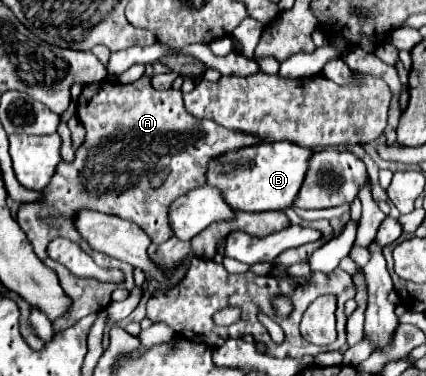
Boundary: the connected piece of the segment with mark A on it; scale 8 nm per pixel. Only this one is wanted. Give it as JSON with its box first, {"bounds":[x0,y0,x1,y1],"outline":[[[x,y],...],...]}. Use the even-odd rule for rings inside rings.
{"bounds":[16,76,262,334],"outline":[[[142,76],[134,84],[126,86],[110,80],[86,84],[78,98],[76,114],[86,128],[86,142],[76,150],[76,160],[72,164],[62,162],[54,180],[50,182],[50,188],[44,190],[44,200],[38,204],[20,206],[16,216],[20,228],[34,246],[36,256],[42,262],[46,258],[46,266],[58,272],[64,294],[73,299],[66,316],[53,322],[52,328],[56,334],[70,328],[88,314],[104,310],[110,304],[110,294],[114,288],[134,288],[134,280],[108,284],[96,278],[78,278],[62,268],[58,262],[50,260],[50,256],[46,254],[46,246],[58,236],[70,238],[76,244],[86,246],[86,240],[82,240],[82,236],[78,236],[78,232],[74,232],[72,228],[74,210],[90,208],[104,214],[116,214],[120,218],[132,220],[136,226],[146,230],[152,242],[166,242],[174,234],[168,224],[170,204],[188,190],[206,184],[208,162],[230,150],[240,150],[262,142],[262,138],[254,134],[230,130],[212,120],[200,120],[192,116],[182,104],[182,92],[174,88],[156,90],[150,76]],[[132,150],[136,154],[136,160],[132,160]],[[152,154],[158,156],[158,168],[152,168]],[[162,166],[170,166],[172,172],[162,188],[152,190],[148,186],[148,180]],[[128,180],[134,180],[134,184],[128,184]],[[122,184],[126,186],[120,188]]]}

